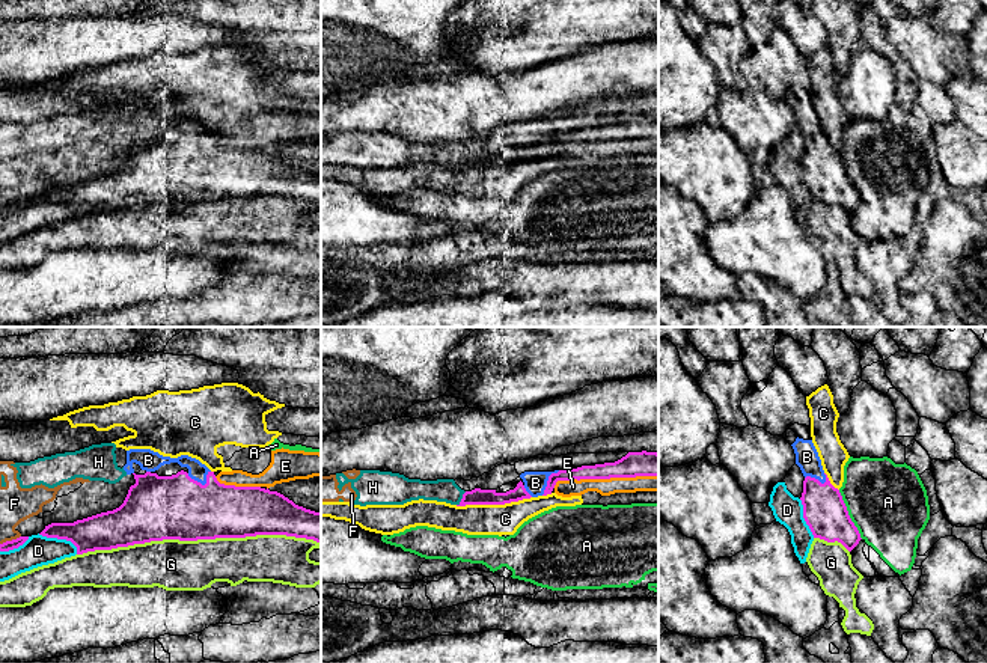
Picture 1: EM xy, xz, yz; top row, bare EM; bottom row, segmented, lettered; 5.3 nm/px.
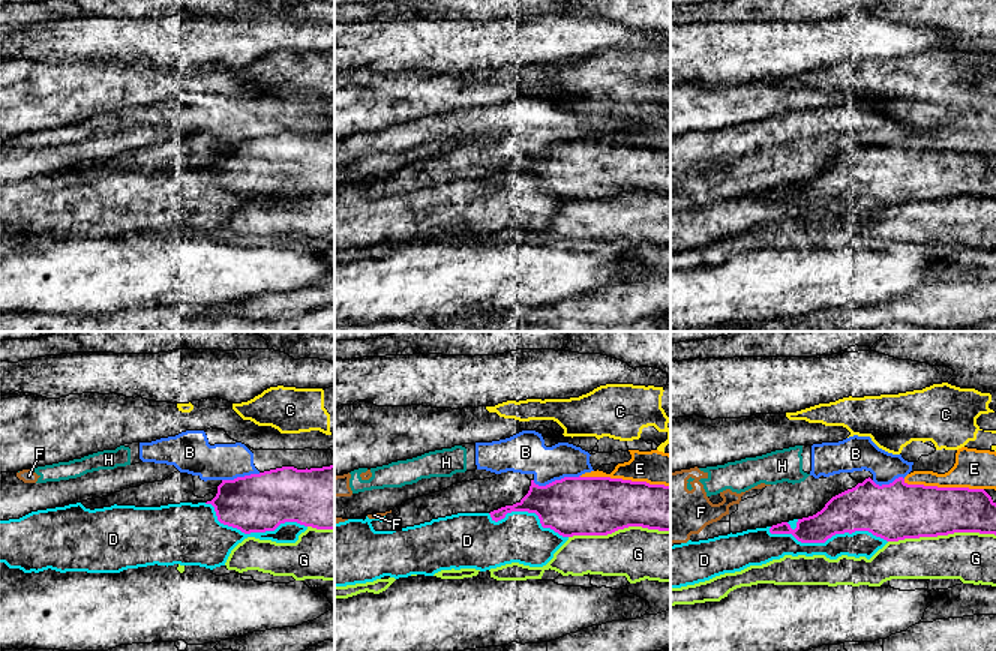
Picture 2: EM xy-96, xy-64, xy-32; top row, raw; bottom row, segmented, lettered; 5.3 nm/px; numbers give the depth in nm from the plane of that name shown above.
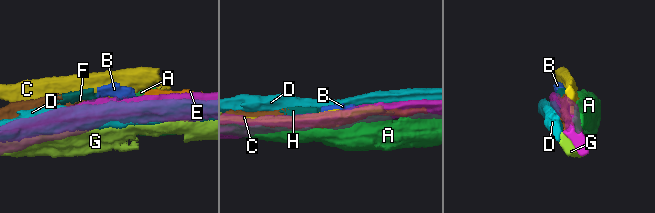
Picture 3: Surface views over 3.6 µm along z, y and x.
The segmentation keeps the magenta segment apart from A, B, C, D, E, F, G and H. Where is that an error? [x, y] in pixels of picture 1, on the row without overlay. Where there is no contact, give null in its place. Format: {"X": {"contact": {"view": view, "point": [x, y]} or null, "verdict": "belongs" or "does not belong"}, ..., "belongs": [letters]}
{"A": {"contact": {"view": "yz", "point": [847, 177]}, "verdict": "does not belong"}, "B": {"contact": {"view": "xy", "point": [201, 146]}, "verdict": "does not belong"}, "C": {"contact": {"view": "xz", "point": [493, 166]}, "verdict": "does not belong"}, "D": {"contact": {"view": "xy", "point": [61, 201]}, "verdict": "does not belong"}, "E": {"contact": {"view": "xz", "point": [605, 140]}, "verdict": "does not belong"}, "F": {"contact": {"view": "xy", "point": [9, 204]}, "verdict": "does not belong"}, "G": {"contact": {"view": "xy", "point": [198, 201]}, "verdict": "does not belong"}, "H": {"contact": {"view": "xz", "point": [461, 161]}, "verdict": "does not belong"}, "belongs": []}

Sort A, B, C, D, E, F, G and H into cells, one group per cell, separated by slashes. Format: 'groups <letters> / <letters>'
groups A / B F H / C E / D / G

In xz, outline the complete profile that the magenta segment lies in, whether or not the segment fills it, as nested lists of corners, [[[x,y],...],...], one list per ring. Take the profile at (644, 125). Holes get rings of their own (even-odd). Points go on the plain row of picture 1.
[[[628,115],[615,125],[595,128],[582,128],[577,131],[559,133],[552,136],[542,158],[552,157],[558,143],[570,142],[610,142],[610,140],[636,140],[636,139],[659,139],[659,116],[657,115]]]

